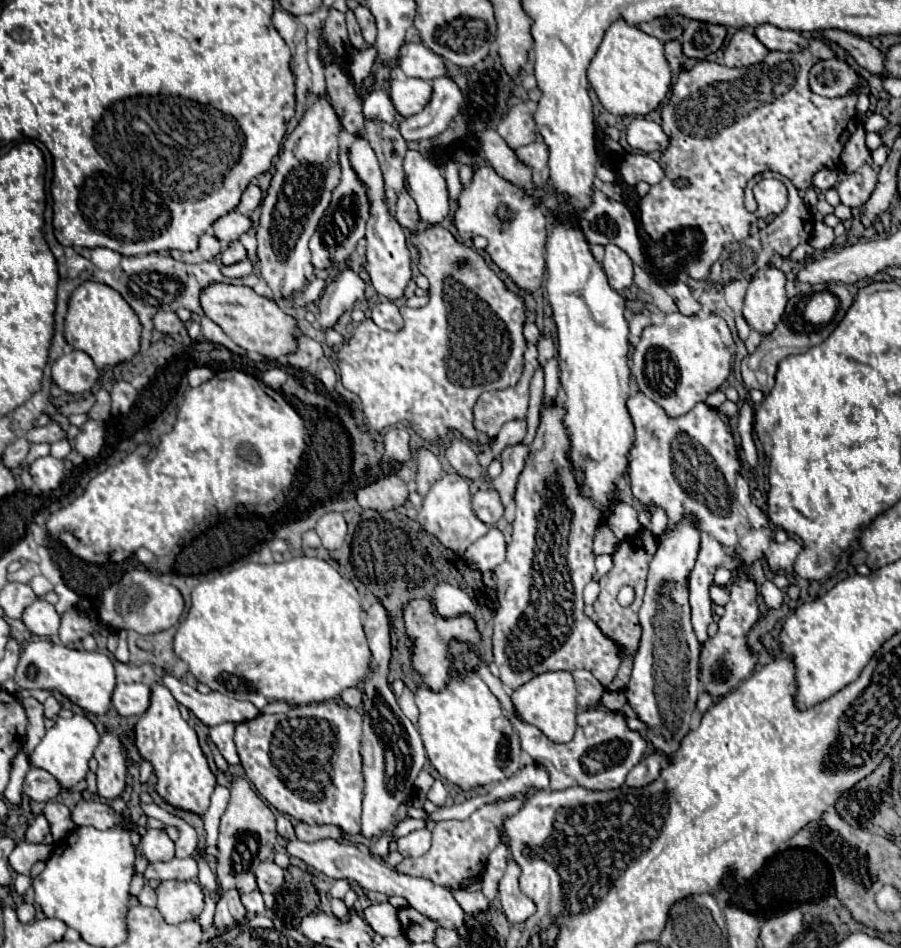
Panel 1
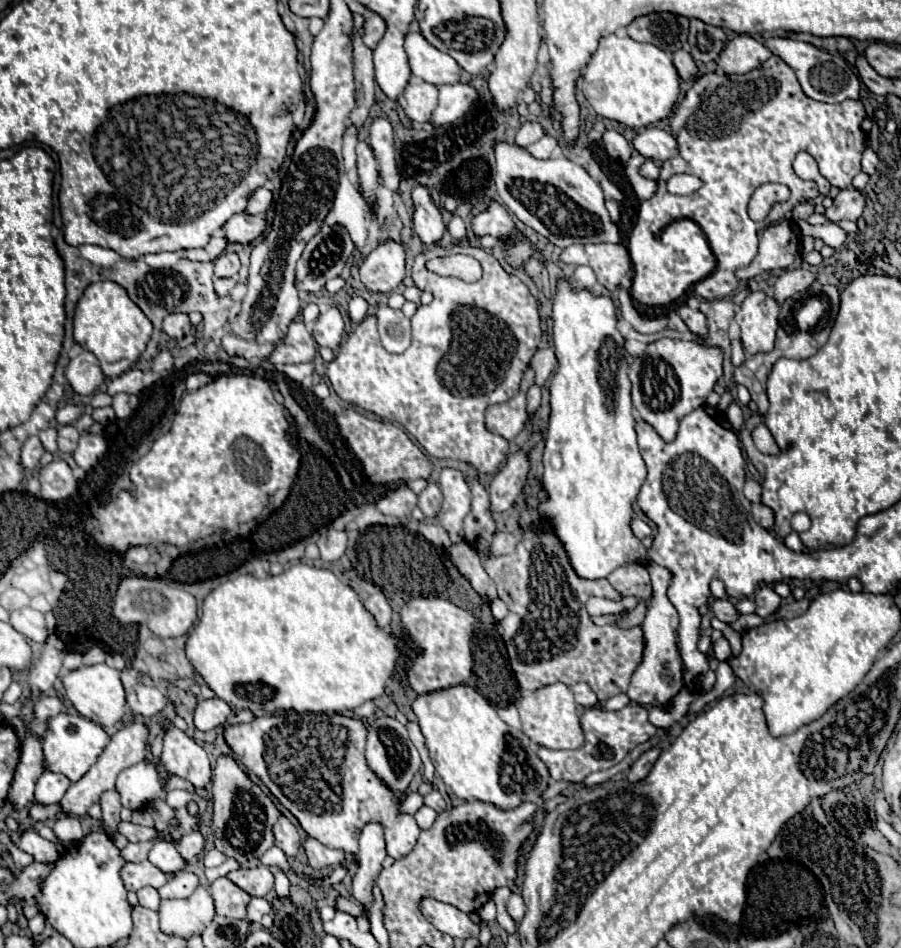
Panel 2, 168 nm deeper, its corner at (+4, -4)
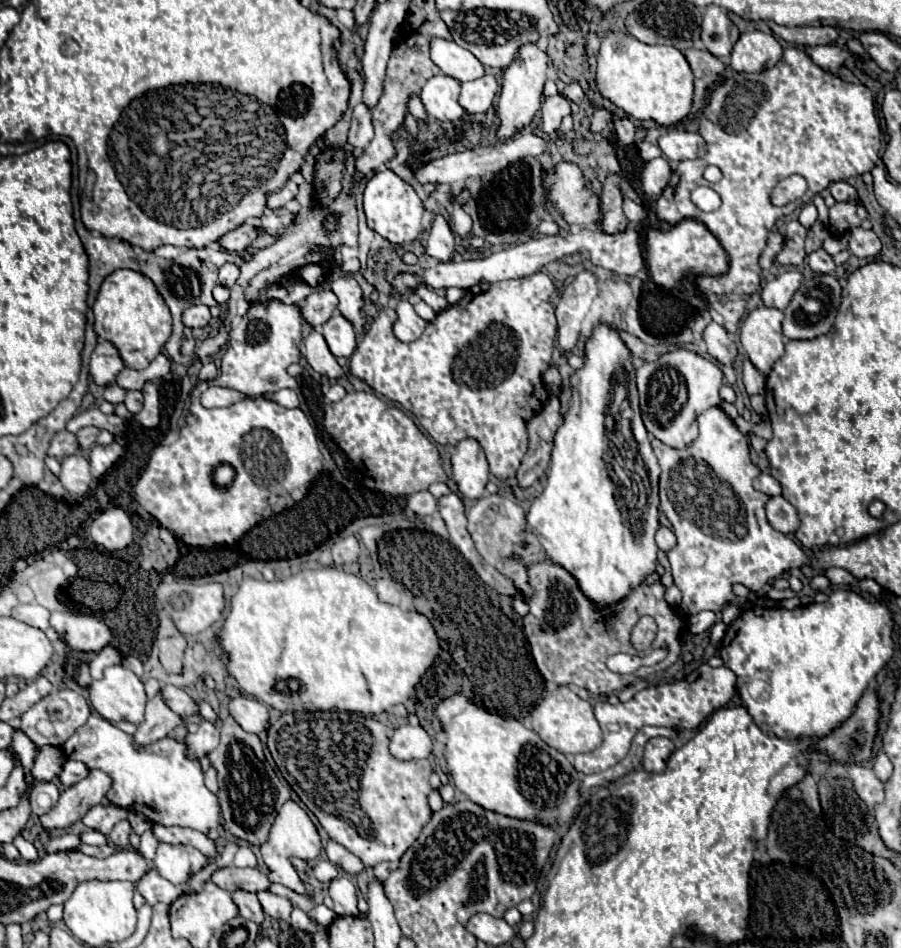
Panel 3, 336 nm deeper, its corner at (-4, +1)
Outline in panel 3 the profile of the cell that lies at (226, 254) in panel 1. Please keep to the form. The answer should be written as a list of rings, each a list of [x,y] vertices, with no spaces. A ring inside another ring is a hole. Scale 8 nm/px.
[[[227,263],[227,265],[223,265],[219,269],[219,283],[223,287],[233,287],[235,281],[237,281],[237,277],[239,277],[239,267],[233,265],[233,263]]]

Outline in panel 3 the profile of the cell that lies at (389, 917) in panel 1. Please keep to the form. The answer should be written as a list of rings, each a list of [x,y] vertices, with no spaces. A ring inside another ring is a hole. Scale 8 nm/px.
[[[337,877],[329,883],[329,895],[335,903],[333,911],[337,915],[359,915],[357,909],[357,887],[347,877]]]

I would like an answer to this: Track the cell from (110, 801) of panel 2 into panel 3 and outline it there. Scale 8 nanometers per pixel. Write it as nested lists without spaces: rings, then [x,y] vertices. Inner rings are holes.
[[[121,821],[113,827],[109,839],[117,849],[127,849],[129,847],[129,835],[131,835],[131,827],[127,821]]]

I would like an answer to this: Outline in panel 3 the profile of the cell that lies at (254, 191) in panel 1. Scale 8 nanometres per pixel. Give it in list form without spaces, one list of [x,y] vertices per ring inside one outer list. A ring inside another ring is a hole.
[[[287,181],[287,185],[285,185],[279,193],[269,195],[267,205],[269,205],[271,209],[281,209],[281,207],[285,207],[295,195],[297,195],[297,185],[295,185],[293,181]]]

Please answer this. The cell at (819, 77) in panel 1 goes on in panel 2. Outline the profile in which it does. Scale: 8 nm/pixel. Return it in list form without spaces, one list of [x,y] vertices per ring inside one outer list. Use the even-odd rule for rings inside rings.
[[[769,36],[765,40],[765,46],[795,70],[797,80],[799,80],[803,92],[809,98],[819,100],[819,102],[829,102],[829,104],[843,102],[843,100],[861,100],[861,94],[859,94],[861,82],[855,76],[853,68],[845,62],[843,56],[833,56],[833,54],[829,54],[825,50],[815,48],[813,44],[793,40],[793,38],[781,38],[781,36]]]

